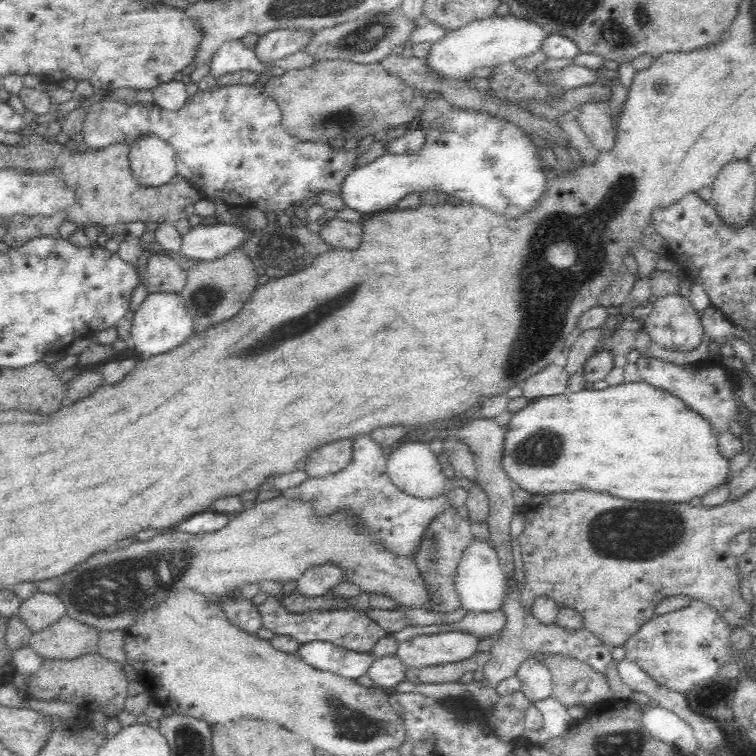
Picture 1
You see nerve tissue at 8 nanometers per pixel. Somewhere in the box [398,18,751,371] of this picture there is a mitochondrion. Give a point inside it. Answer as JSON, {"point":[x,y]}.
{"point":[623,189]}

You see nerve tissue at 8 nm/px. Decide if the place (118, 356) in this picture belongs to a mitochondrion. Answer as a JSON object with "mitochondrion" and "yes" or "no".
{"mitochondrion":"no"}

